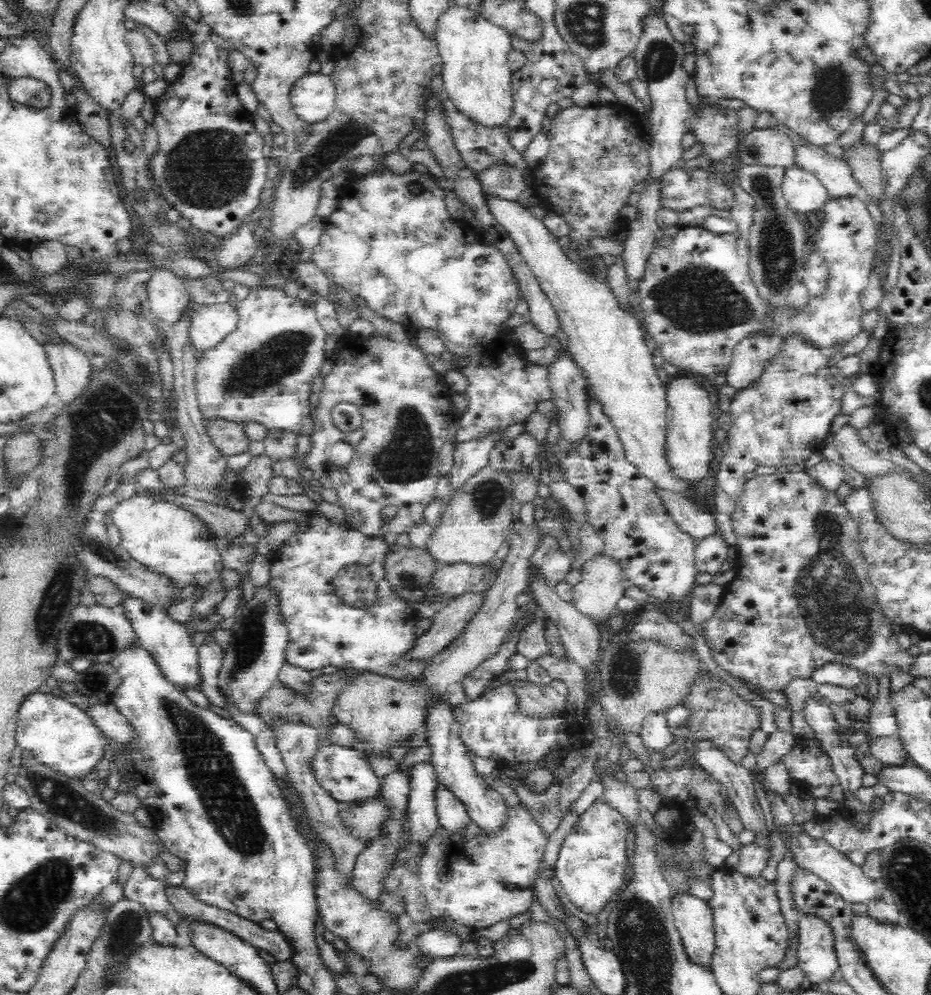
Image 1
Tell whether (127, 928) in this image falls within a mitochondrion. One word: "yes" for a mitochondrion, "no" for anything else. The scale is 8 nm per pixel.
yes

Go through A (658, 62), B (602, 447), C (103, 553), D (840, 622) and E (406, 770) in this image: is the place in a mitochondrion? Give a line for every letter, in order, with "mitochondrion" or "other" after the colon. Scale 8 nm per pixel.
A: mitochondrion
B: other
C: mitochondrion
D: mitochondrion
E: other

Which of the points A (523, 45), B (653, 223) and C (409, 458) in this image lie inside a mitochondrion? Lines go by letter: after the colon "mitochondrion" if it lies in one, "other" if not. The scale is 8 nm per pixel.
A: other
B: other
C: mitochondrion

